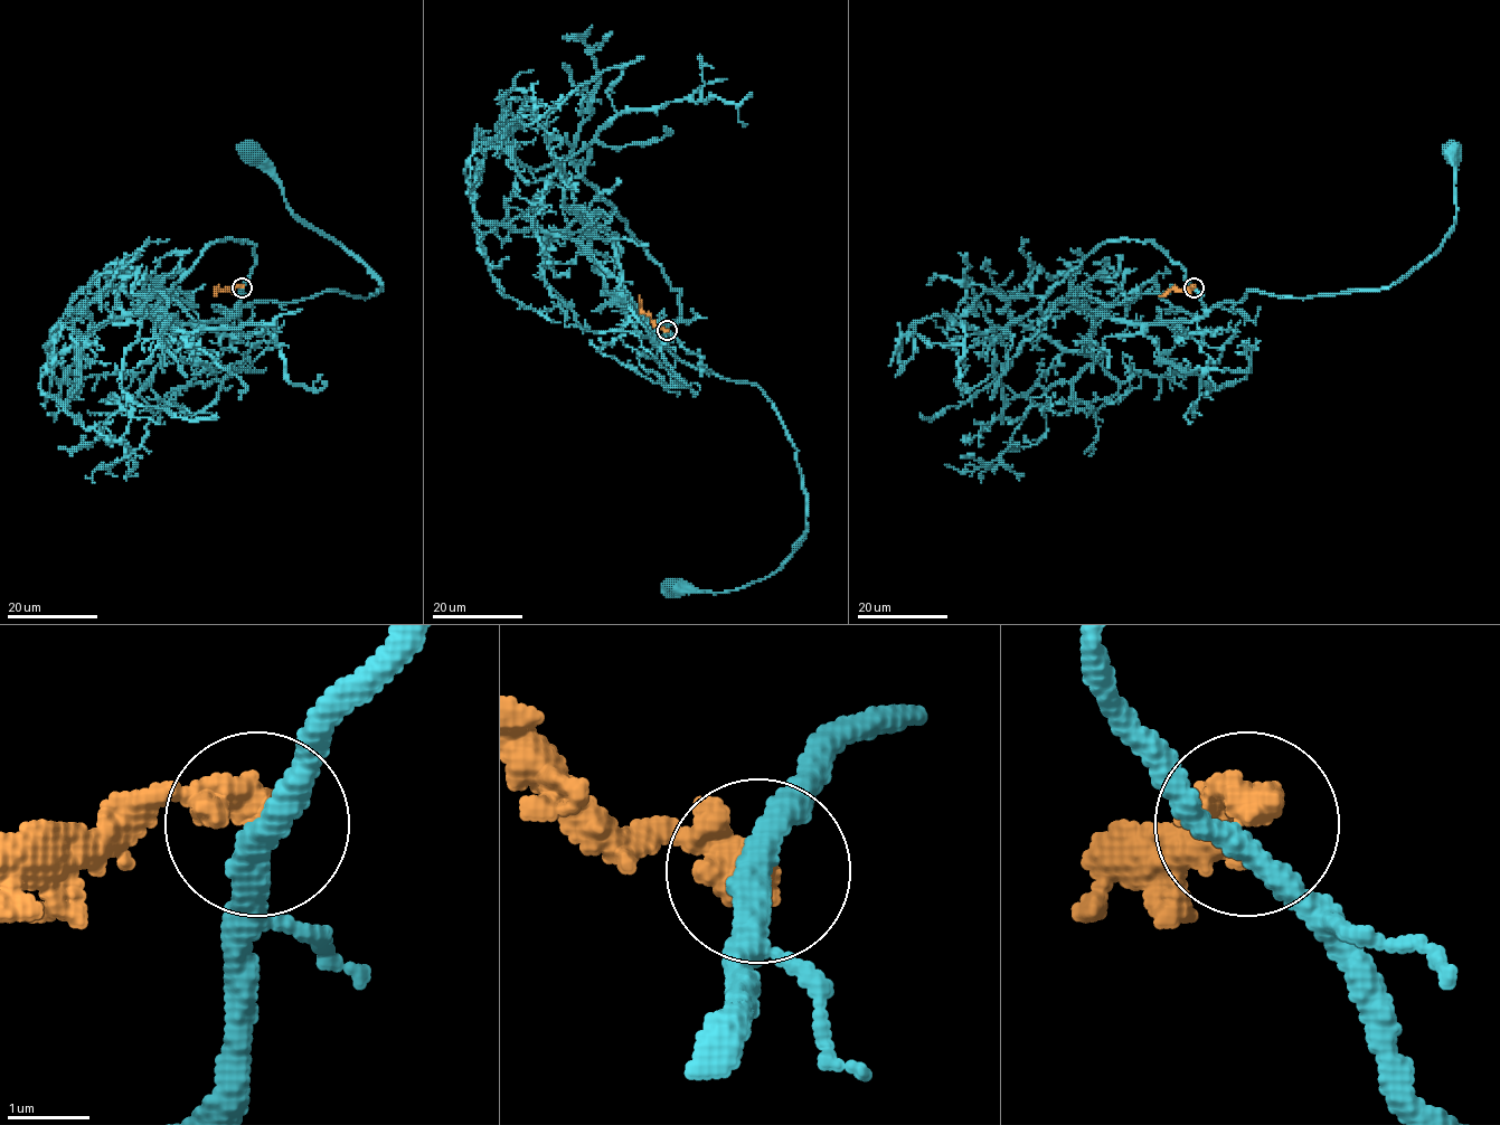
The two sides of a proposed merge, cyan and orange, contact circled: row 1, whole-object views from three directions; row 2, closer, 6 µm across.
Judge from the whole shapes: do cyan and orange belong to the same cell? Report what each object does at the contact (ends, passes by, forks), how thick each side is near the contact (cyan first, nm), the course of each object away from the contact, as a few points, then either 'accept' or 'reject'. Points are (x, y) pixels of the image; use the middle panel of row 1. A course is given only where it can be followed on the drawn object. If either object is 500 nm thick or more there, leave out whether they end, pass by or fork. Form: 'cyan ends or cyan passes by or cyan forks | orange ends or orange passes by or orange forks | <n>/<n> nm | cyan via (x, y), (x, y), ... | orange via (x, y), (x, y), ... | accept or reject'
340/550 nm | cyan via (667, 330), (678, 359), (756, 386), (772, 403), (807, 499), (800, 544), (774, 573), (733, 591), (680, 587) | orange via (667, 330), (660, 329), (641, 308), (639, 294) | reject

